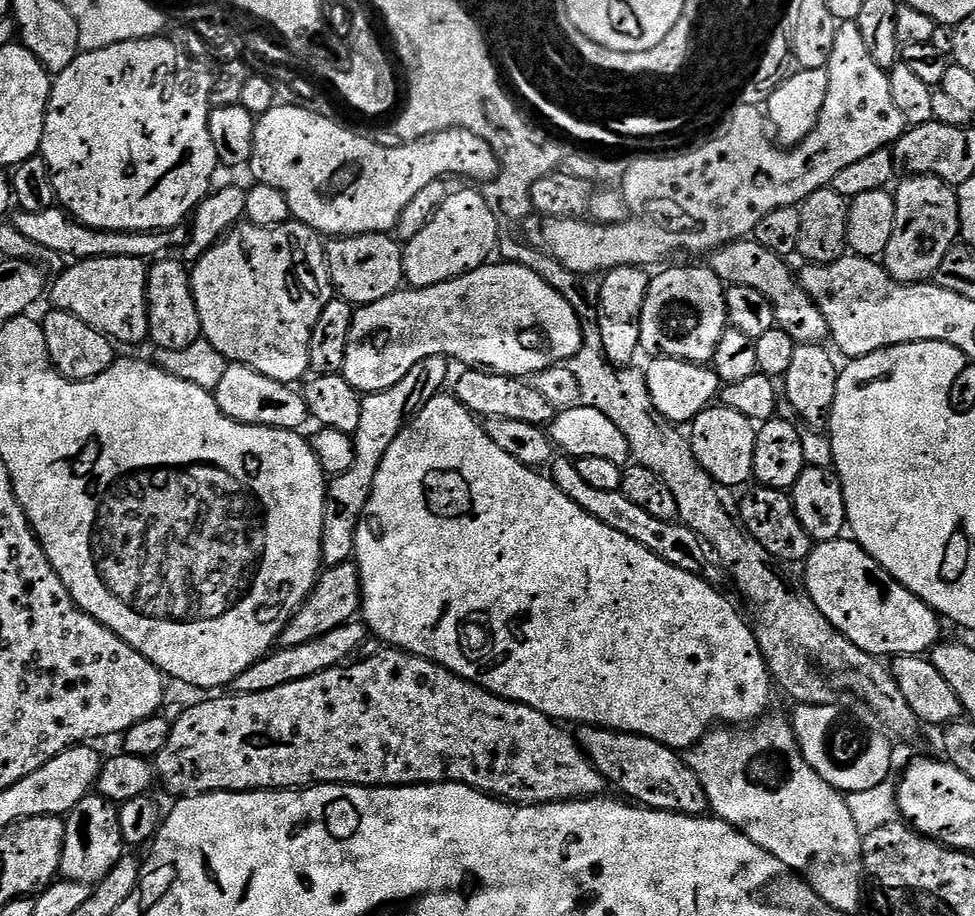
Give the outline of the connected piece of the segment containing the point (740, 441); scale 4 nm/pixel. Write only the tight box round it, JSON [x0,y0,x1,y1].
[690,406,757,490]

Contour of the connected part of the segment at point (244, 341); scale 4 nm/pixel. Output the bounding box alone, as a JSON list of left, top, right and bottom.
[190,222,334,385]

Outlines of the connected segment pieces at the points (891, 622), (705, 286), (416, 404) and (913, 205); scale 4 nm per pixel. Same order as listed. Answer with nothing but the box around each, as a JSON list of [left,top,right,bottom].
[[802,538,941,658],[640,267,730,365],[324,356,448,569],[882,176,958,284]]

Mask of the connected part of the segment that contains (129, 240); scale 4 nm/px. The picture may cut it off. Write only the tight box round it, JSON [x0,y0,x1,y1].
[14,206,189,262]

